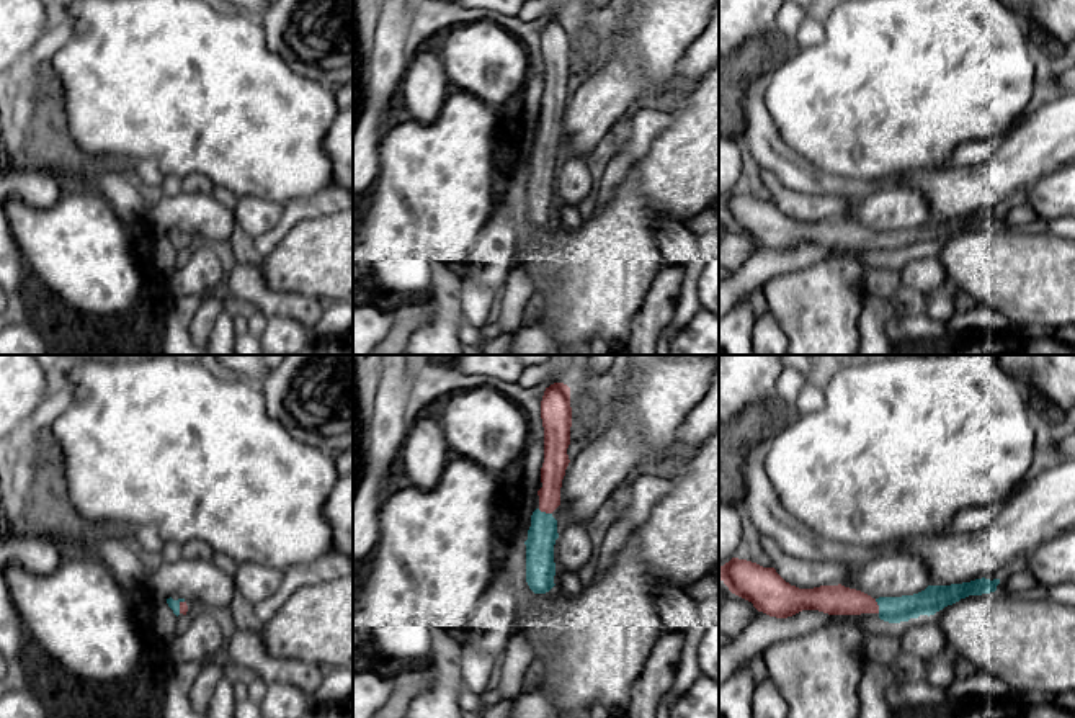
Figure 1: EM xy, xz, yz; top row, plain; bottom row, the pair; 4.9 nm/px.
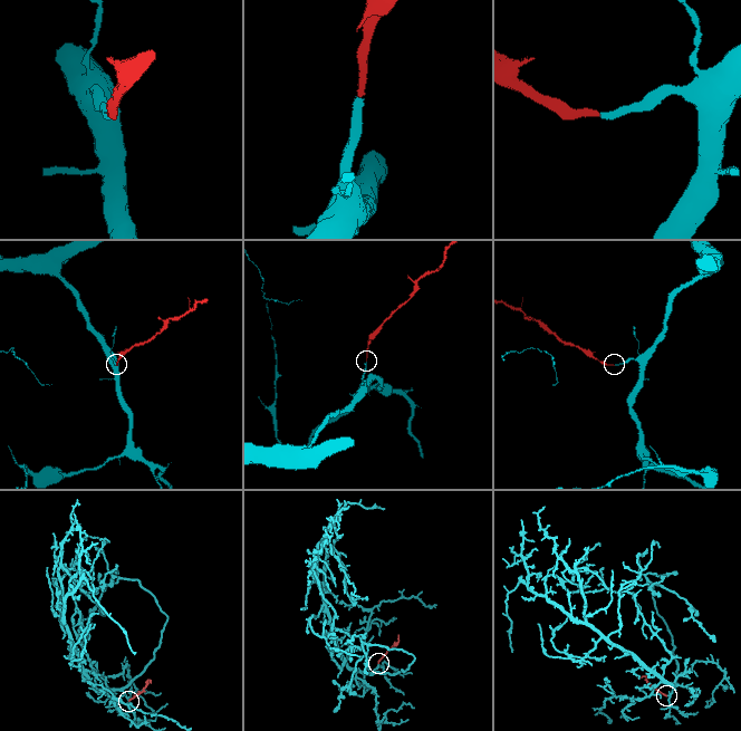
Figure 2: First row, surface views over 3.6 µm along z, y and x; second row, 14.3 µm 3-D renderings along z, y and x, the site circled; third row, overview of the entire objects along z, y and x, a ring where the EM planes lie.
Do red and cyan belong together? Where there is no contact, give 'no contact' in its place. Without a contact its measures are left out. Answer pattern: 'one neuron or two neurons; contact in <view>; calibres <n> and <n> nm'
one neuron; contact in yz; calibres 140 and 130 nm

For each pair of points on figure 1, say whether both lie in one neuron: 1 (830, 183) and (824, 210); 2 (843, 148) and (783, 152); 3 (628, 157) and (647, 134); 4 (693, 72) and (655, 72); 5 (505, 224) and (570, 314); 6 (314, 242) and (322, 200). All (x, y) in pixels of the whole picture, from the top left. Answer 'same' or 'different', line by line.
1: different
2: different
3: same
4: different
5: different
6: different

